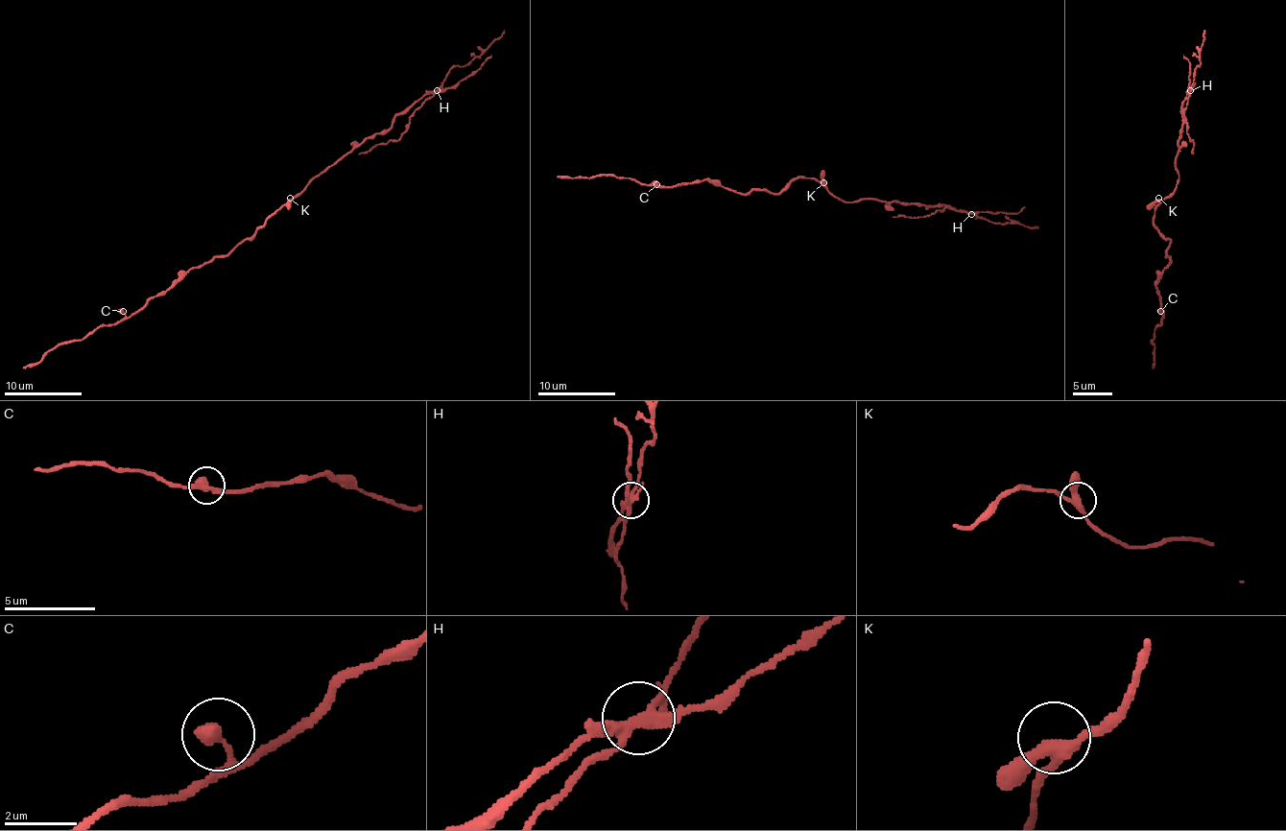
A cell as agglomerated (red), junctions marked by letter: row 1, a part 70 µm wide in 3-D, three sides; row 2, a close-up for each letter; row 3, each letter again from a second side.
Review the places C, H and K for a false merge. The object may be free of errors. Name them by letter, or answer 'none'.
H

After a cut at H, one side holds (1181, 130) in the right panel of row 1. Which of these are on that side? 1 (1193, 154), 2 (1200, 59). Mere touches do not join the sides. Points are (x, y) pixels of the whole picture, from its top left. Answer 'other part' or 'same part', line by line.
1: other part
2: other part

